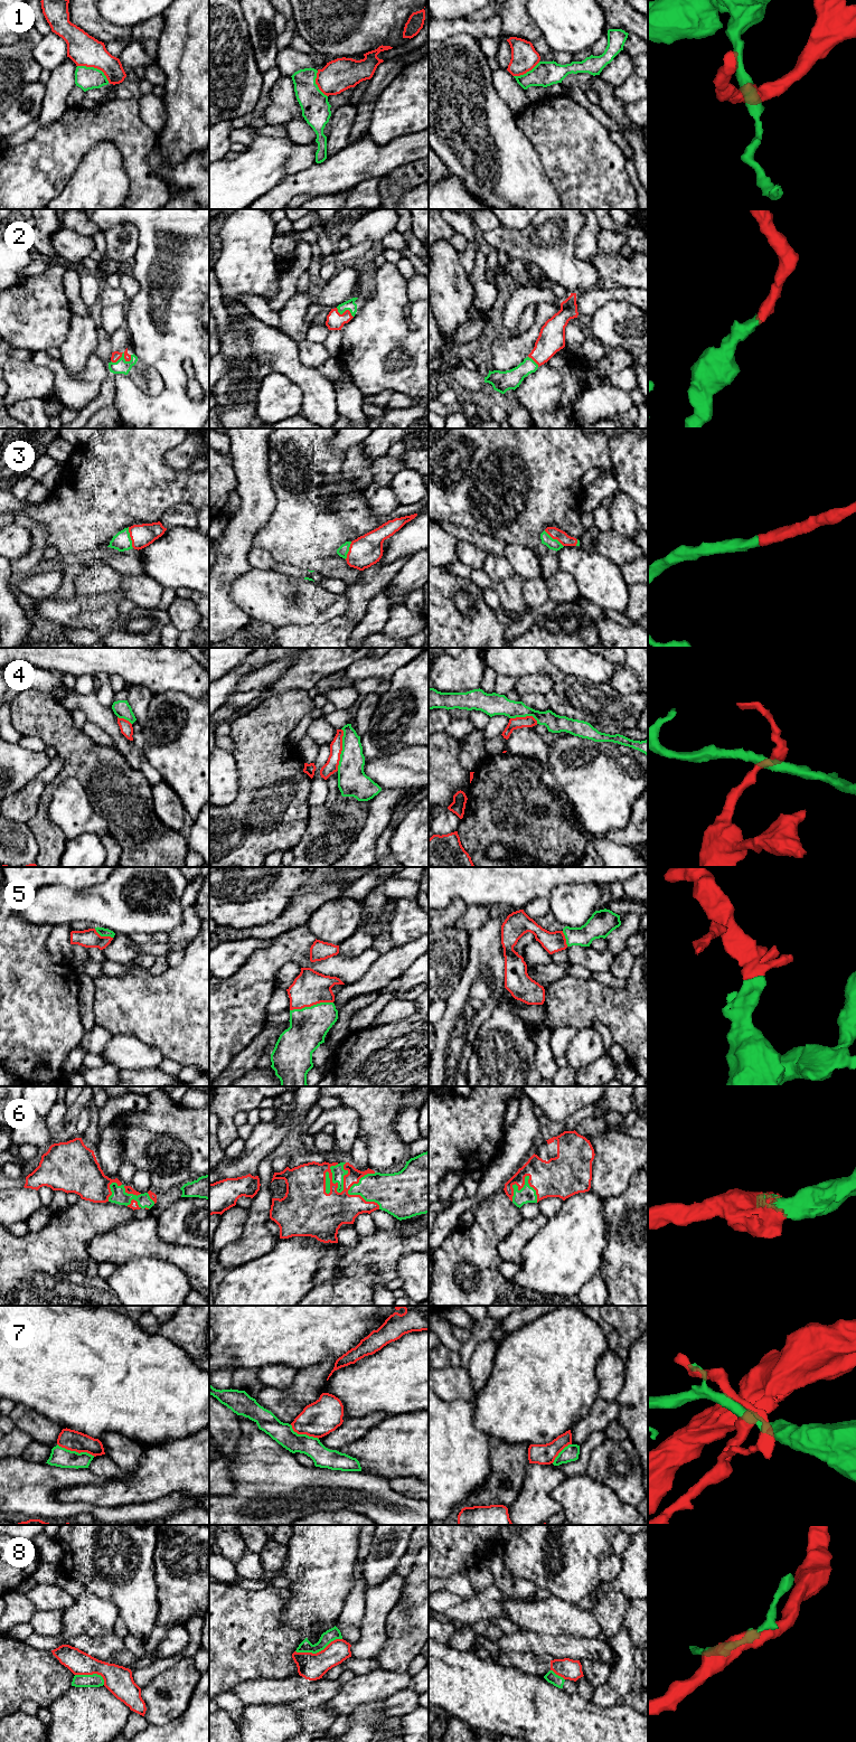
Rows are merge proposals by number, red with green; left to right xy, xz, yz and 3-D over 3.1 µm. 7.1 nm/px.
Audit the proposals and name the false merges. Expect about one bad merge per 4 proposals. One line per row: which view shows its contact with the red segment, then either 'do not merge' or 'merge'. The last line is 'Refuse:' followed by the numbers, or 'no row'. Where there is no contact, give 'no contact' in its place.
1: xy | do not merge
2: xz | merge
3: xy | merge
4: xz | do not merge
5: xz | merge
6: xz | merge
7: xy | do not merge
8: xz | do not merge
Refuse: 1, 4, 7, 8

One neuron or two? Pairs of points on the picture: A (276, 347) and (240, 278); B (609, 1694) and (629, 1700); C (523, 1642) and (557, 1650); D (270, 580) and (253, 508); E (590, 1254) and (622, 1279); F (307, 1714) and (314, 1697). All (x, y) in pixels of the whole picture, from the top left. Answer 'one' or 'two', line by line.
A: two
B: two
C: one
D: two
E: two
F: two

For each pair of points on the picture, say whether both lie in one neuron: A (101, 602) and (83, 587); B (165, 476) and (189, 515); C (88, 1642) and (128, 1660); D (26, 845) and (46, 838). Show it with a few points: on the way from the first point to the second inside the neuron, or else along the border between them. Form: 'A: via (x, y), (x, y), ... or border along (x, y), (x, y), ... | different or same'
A: border along (118, 589), (111, 592), (76, 595) | different
B: border along (197, 507), (190, 504), (175, 504), (160, 519) | different
C: via (99, 1647), (111, 1648), (118, 1654) | same
D: border along (26, 822), (38, 847), (38, 855) | different

